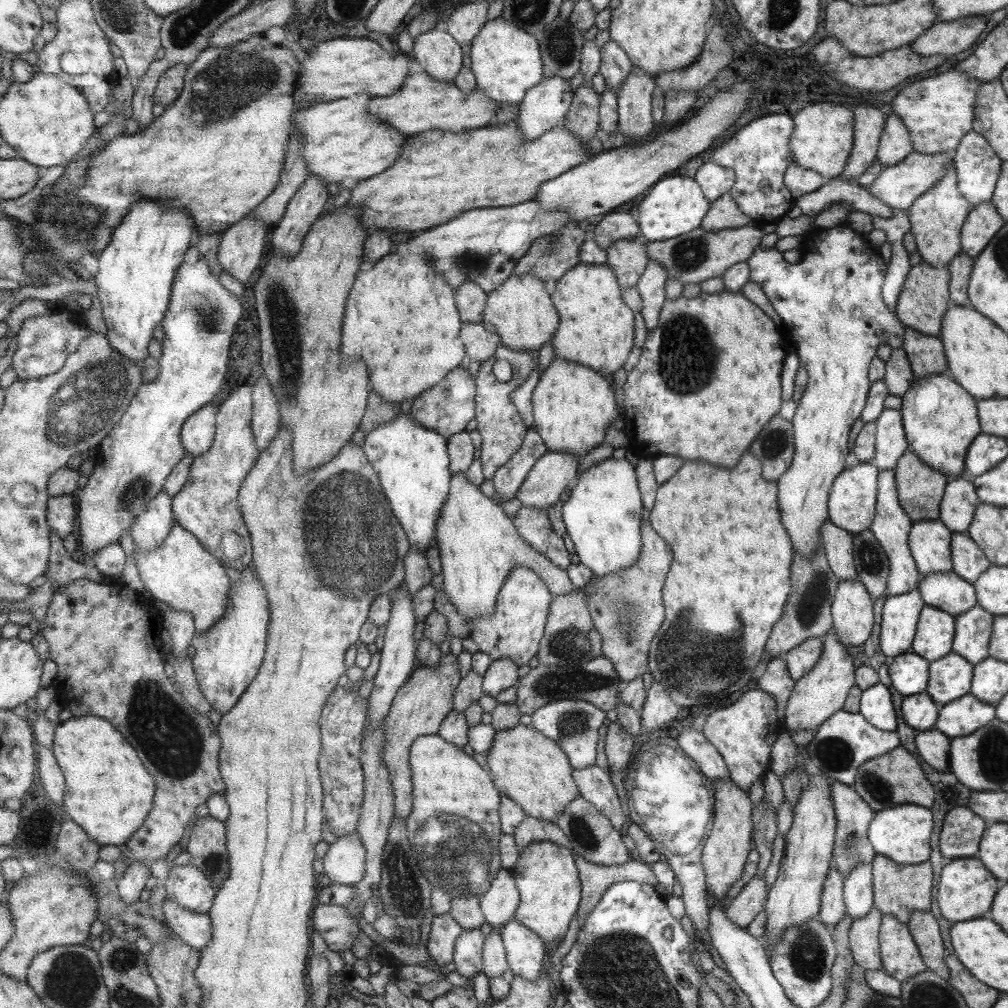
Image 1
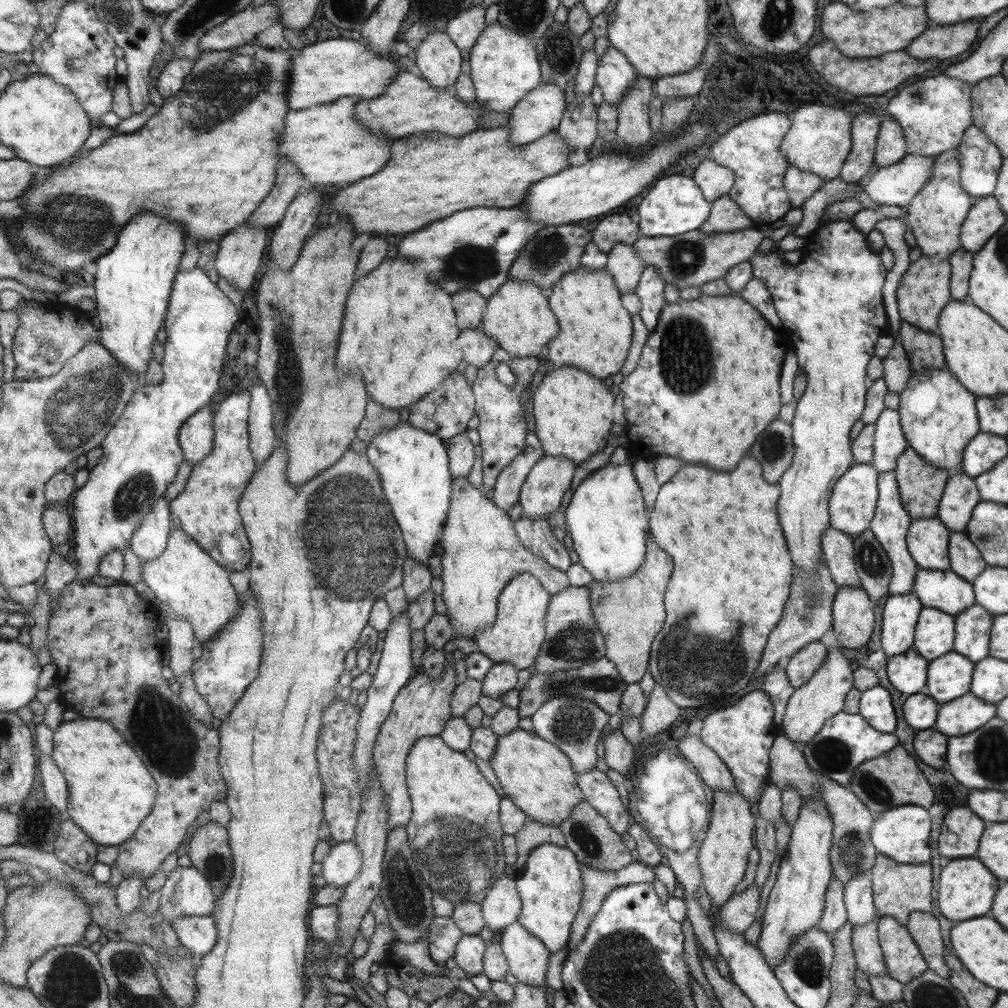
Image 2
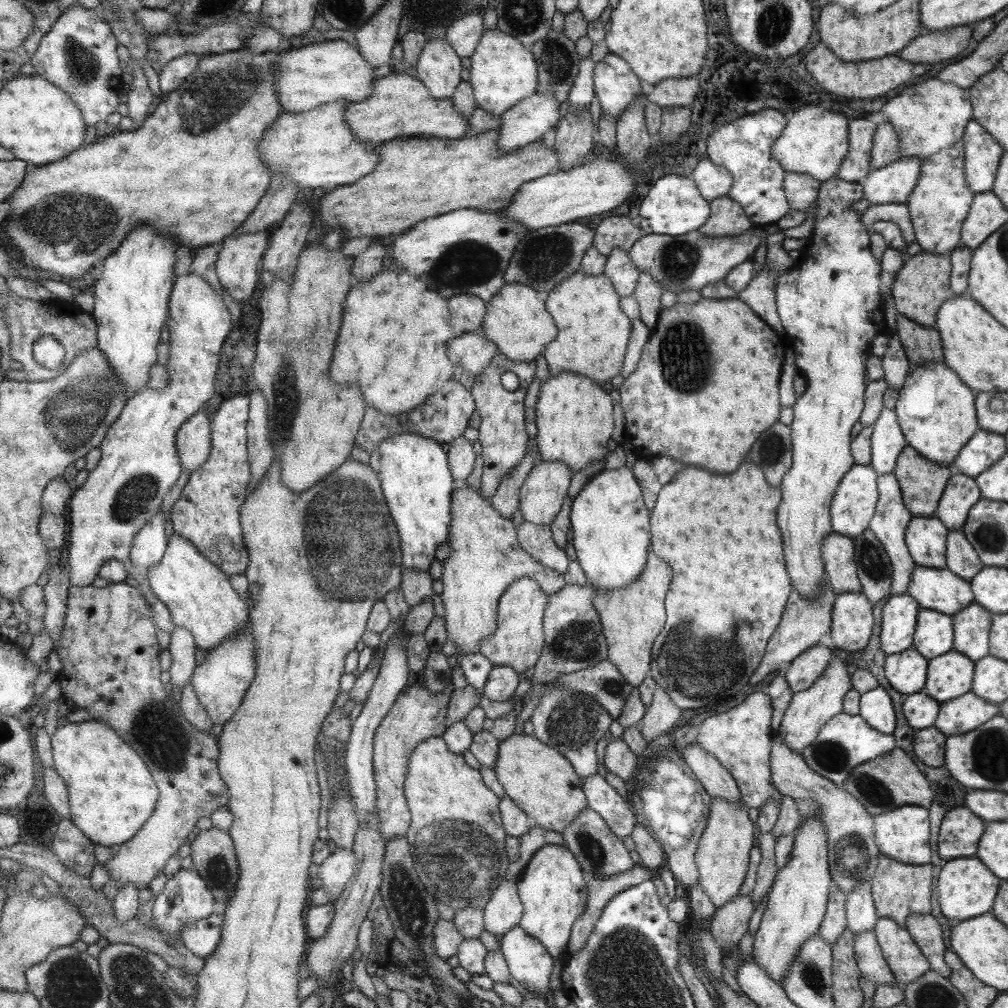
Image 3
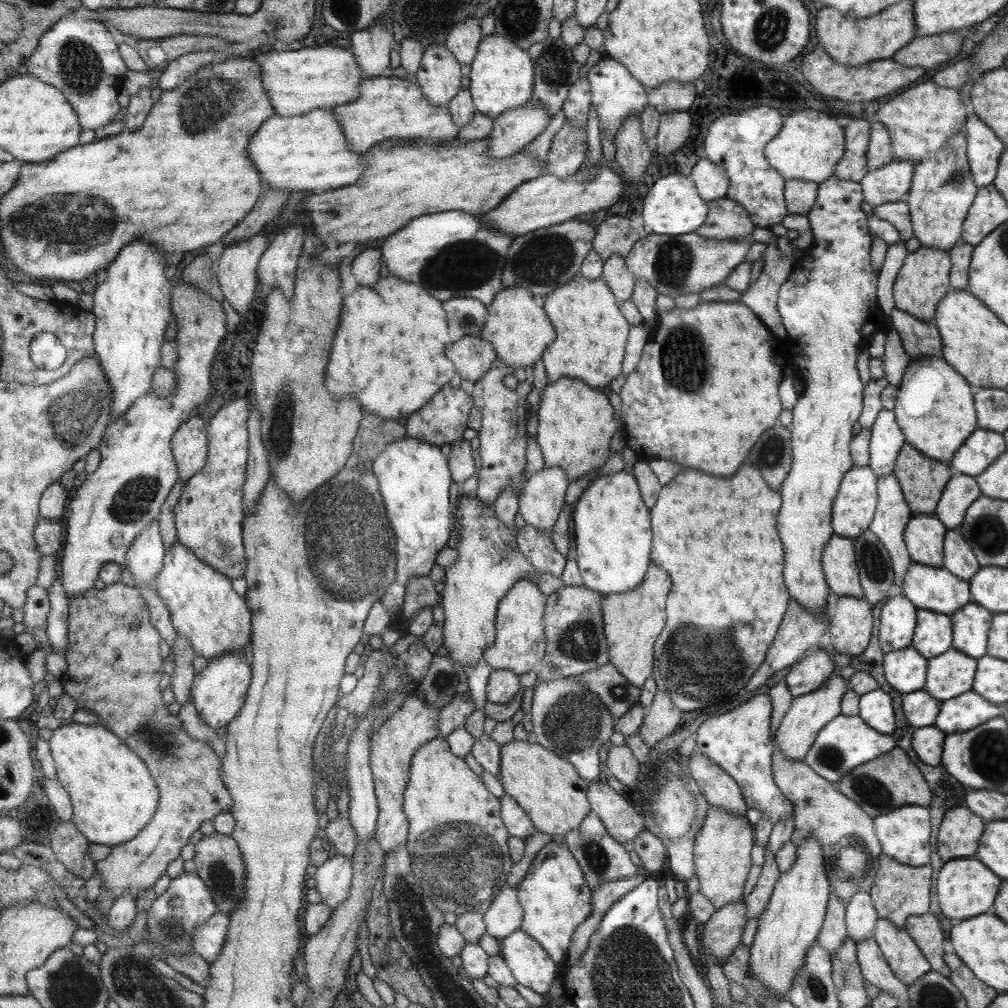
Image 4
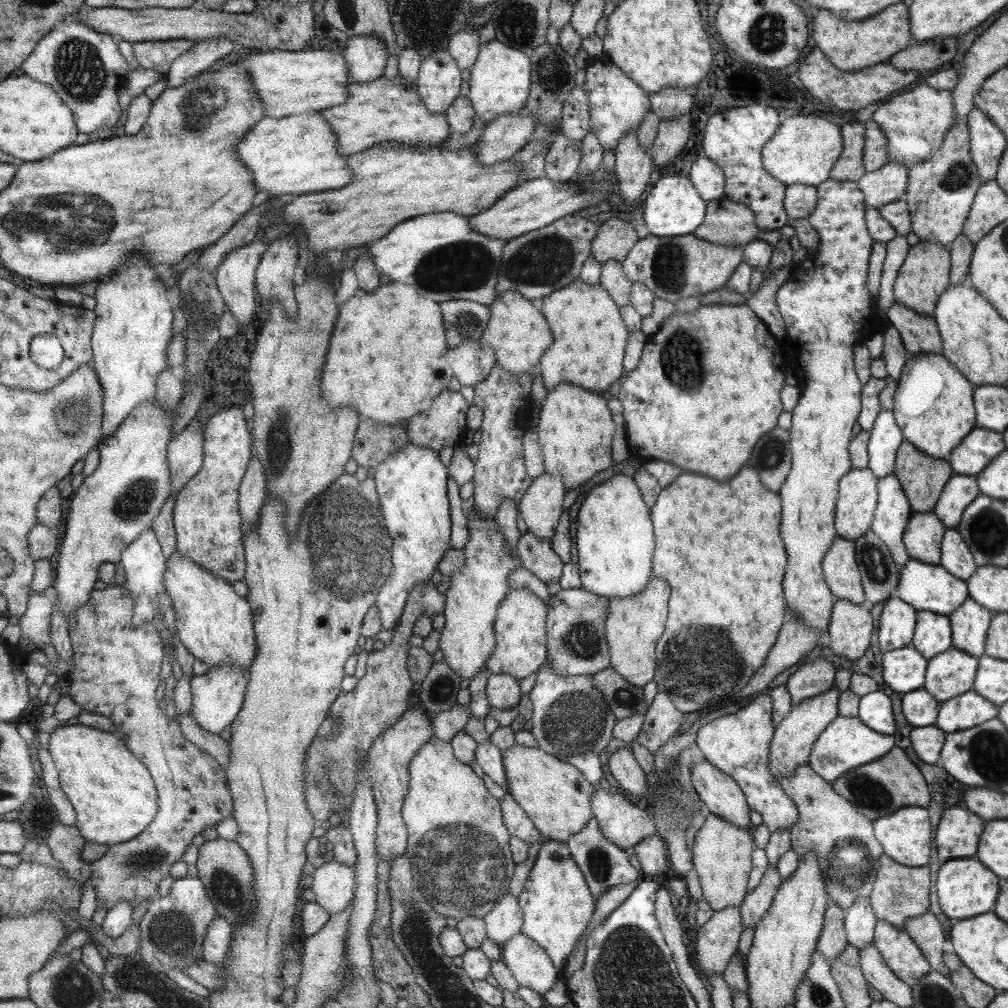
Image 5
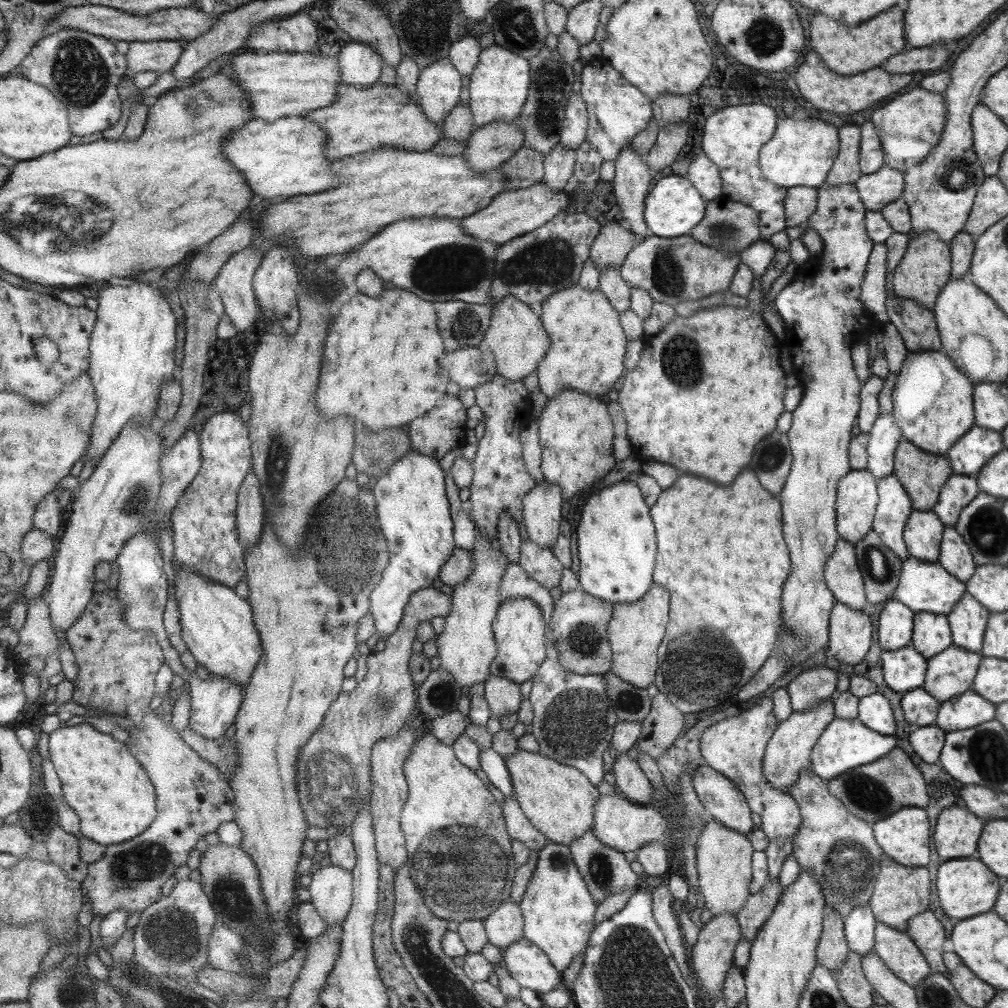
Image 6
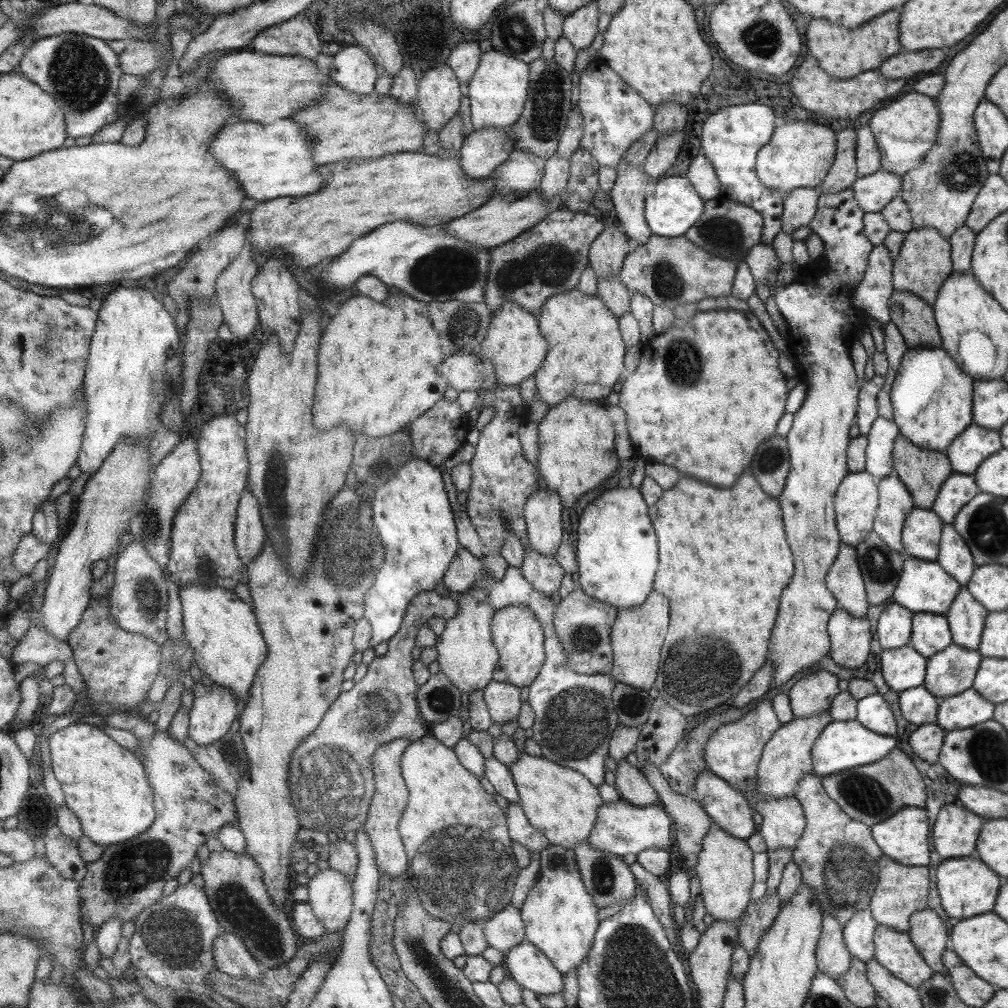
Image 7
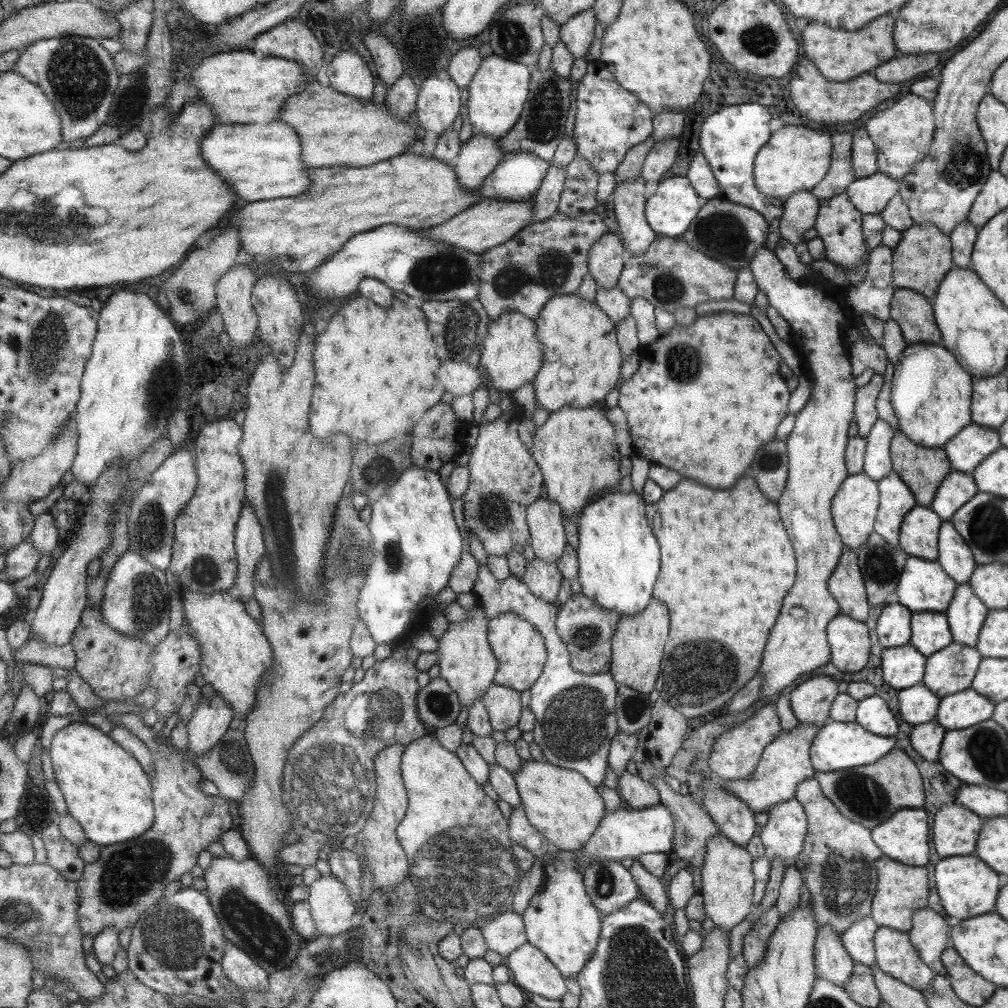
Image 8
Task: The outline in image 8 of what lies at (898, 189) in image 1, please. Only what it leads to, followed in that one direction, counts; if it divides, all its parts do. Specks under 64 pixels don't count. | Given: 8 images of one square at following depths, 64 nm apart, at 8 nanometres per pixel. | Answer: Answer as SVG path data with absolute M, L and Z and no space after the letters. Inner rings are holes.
M877 171L874 175L855 178L845 193L862 214L878 215L898 194L899 181Z

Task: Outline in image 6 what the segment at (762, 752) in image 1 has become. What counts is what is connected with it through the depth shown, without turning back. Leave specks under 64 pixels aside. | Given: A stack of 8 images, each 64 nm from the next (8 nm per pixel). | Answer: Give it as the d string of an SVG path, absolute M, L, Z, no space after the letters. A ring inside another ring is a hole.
M762 697L757 704L739 714L710 724L699 735L699 750L704 765L708 765L721 776L732 780L742 792L750 812L755 812L760 816L761 823L757 827L770 840L785 837L790 841L801 822L797 803L787 793L782 793L767 782L762 773L763 755L778 723L773 713L773 700Z

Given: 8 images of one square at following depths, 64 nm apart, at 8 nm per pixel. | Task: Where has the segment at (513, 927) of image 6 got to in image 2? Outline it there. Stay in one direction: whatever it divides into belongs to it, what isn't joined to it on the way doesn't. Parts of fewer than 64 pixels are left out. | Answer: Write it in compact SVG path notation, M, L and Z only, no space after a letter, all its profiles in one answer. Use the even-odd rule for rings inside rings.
M506 874L498 878L480 904L484 925L493 932L501 932L505 925L515 921L520 908L515 881Z

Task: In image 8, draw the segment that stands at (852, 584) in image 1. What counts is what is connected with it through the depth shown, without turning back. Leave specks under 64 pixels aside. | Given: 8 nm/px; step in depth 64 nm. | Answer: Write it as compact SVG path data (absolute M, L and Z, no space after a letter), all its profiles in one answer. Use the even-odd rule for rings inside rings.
M841 611L834 617L826 628L830 663L841 672L857 672L869 658L867 626L864 622L851 620Z

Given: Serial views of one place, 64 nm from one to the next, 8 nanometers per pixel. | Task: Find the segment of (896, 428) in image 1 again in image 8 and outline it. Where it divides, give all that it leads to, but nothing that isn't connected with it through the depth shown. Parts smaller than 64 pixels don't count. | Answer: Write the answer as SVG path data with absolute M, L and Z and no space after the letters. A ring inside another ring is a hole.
M881 419L875 420L866 436L862 472L871 480L881 480L893 470L890 460L890 442L895 430Z

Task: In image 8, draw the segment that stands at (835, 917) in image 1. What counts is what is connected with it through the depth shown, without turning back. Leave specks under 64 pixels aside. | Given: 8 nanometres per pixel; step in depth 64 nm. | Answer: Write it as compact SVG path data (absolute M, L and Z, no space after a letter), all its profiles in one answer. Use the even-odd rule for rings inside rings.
M831 925L818 929L817 938L813 941L813 964L817 978L843 986L853 970L853 962L843 948L840 935Z

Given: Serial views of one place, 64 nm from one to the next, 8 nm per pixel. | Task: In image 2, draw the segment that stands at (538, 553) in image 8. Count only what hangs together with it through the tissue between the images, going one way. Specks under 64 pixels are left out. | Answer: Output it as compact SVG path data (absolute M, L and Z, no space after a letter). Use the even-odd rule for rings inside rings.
M543 455L527 473L518 503L522 515L531 520L547 520L558 510L564 492L573 485L574 461L564 456Z

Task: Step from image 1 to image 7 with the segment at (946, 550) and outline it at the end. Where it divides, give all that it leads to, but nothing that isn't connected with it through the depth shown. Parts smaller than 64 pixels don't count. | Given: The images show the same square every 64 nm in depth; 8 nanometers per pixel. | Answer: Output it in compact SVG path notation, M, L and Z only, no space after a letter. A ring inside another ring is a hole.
M913 508L902 527L902 543L905 545L905 551L902 555L905 558L913 558L919 561L937 561L942 527L941 518L933 510Z

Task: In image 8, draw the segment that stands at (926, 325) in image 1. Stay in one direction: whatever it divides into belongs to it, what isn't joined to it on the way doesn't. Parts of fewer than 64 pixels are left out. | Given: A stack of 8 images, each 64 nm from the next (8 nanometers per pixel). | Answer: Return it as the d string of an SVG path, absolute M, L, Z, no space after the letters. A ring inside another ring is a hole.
M912 224L901 232L900 241L892 251L892 285L894 289L912 289L931 301L954 262L949 254L949 238L935 225Z

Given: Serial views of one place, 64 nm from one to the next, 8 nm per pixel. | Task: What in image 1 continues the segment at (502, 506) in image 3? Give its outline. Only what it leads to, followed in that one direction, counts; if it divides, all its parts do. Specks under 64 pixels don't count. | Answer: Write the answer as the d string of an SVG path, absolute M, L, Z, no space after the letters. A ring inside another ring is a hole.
M532 428L527 430L518 451L514 452L510 459L494 472L491 480L493 488L495 488L493 498L502 502L515 501L517 488L521 486L525 475L535 464L535 461L546 451L546 446L539 434Z

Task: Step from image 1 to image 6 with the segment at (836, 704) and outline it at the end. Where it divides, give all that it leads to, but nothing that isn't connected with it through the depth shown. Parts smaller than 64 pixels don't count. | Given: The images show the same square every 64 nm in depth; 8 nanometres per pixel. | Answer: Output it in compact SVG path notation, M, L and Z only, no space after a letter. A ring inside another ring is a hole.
M834 696L825 699L821 703L815 703L807 711L792 711L783 722L775 727L774 734L771 735L767 743L765 754L762 760L762 773L767 782L770 782L776 789L786 793L786 788L798 779L799 773L809 770L810 752L822 732L826 730L830 722L834 719Z

